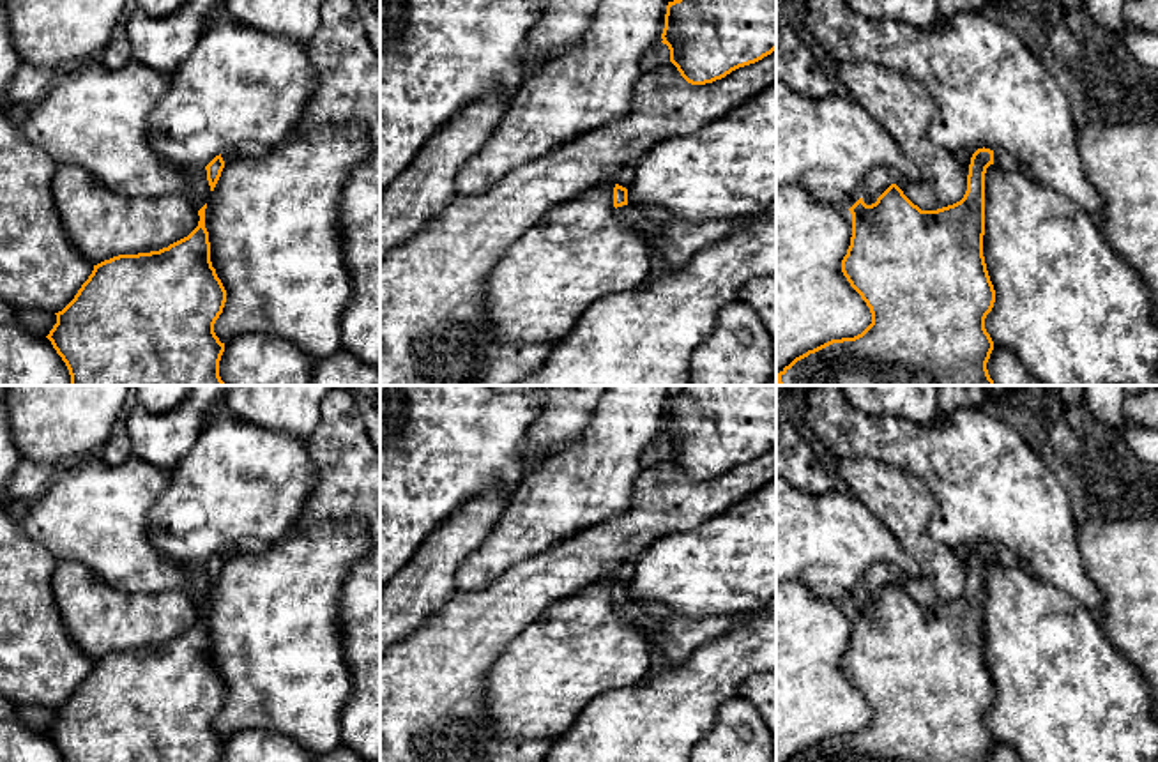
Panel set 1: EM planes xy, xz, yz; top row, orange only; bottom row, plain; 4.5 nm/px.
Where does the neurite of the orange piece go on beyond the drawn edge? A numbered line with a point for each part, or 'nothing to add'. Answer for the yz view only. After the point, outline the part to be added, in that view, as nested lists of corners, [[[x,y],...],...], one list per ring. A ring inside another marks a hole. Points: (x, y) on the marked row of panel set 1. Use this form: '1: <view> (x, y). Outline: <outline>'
1: yz (1003, 160). Outline: [[[1001,149],[994,150],[994,164],[997,164],[999,168],[1002,168],[1006,171],[1020,170],[1018,161],[1011,154],[1008,154]]]

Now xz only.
1: xz (678, 241). Outline: [[[635,205],[617,207],[613,217],[622,226],[642,232],[649,248],[661,253],[670,271],[684,269],[697,253],[723,240],[750,221],[750,216],[702,223],[672,217],[661,225],[645,217]]]

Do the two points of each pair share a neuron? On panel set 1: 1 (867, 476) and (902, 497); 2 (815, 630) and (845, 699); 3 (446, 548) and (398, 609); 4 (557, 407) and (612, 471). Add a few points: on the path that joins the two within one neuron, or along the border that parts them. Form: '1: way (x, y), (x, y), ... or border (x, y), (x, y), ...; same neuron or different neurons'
1: way (876, 481), (893, 495); same neuron
2: way (815, 647), (815, 669), (828, 681); same neuron
3: way (435, 563), (428, 579), (412, 594); same neuron
4: border (596, 403), (586, 426), (571, 441); different neurons

